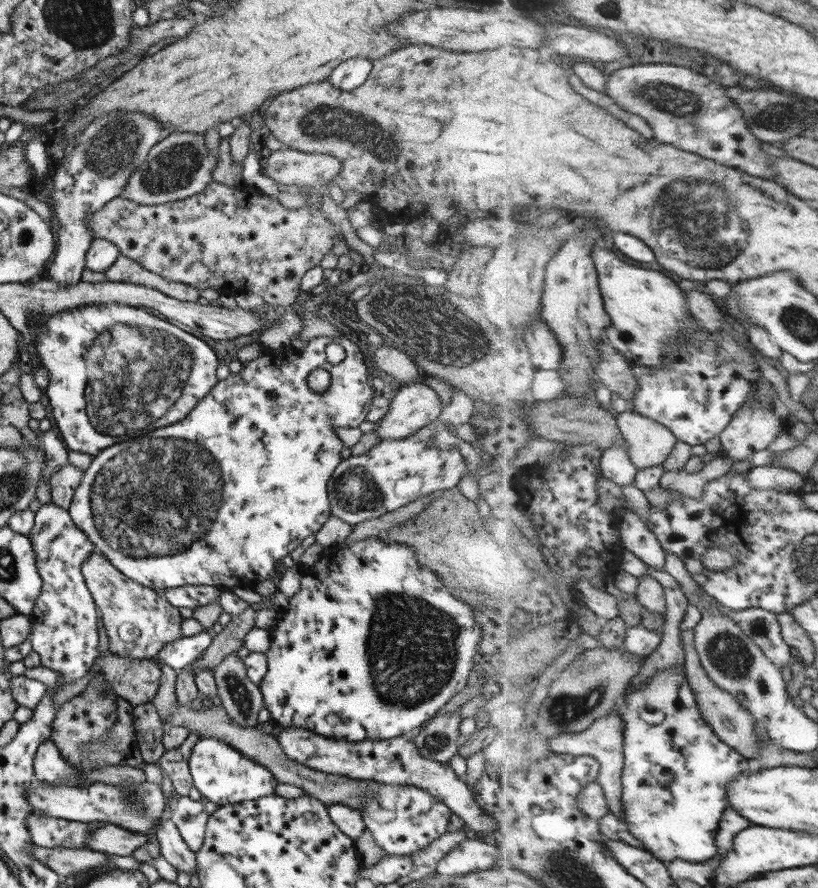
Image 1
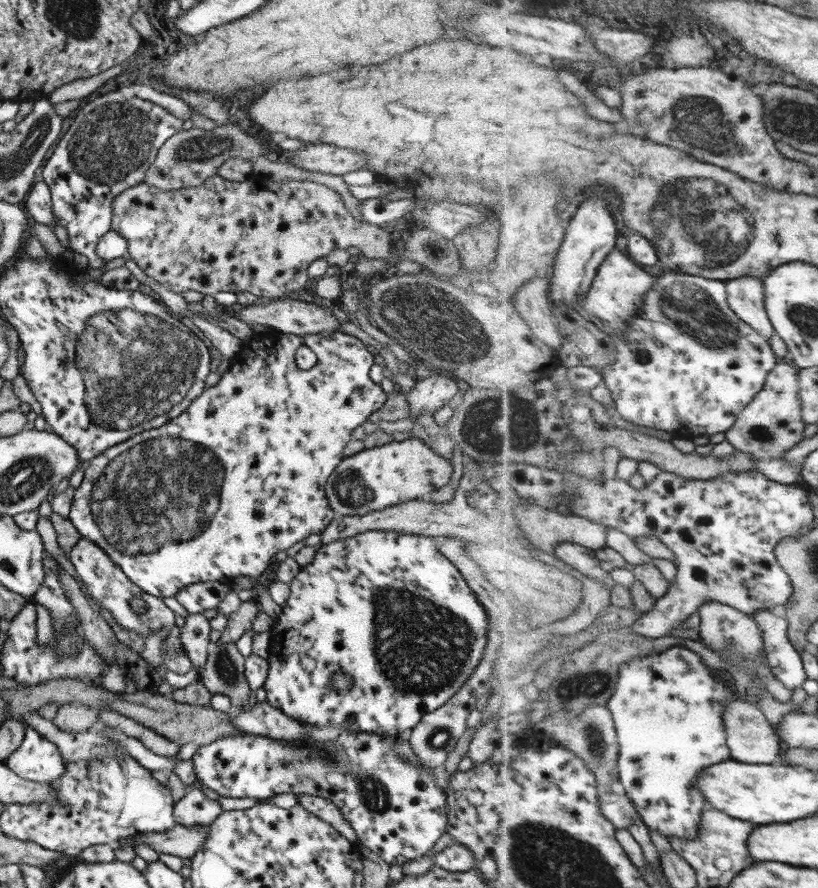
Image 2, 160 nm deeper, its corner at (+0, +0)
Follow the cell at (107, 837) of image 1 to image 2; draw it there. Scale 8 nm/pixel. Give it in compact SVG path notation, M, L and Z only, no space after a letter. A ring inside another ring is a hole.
M175 824L168 831L160 833L136 833L131 841L133 845L143 843L157 854L173 854L179 858L191 858L202 848L208 835L208 828L197 826L184 827Z

